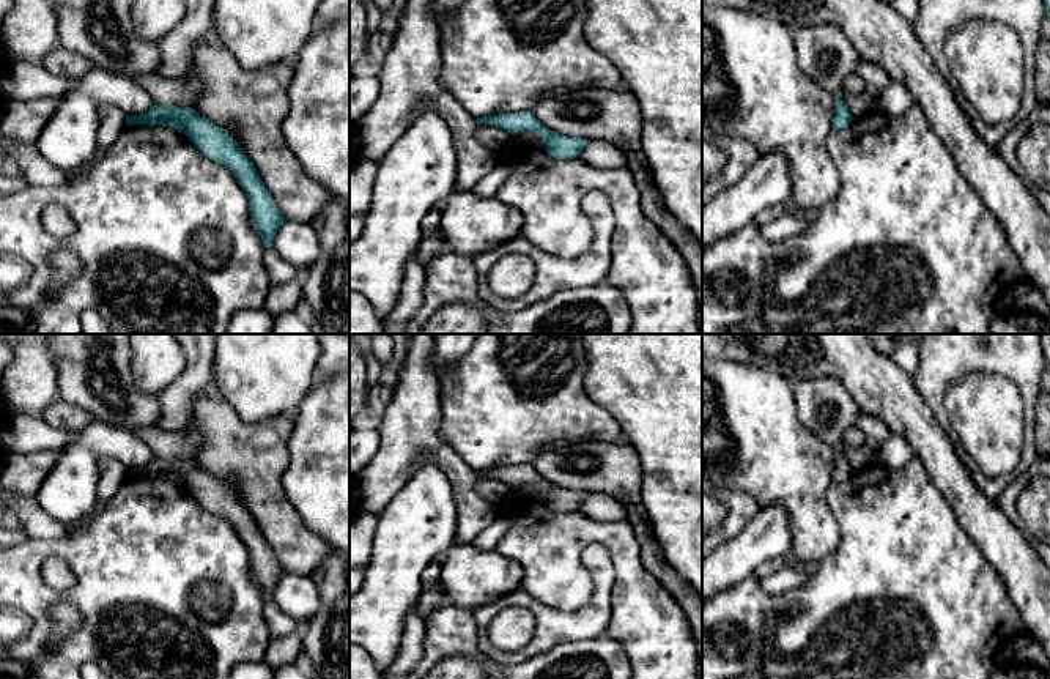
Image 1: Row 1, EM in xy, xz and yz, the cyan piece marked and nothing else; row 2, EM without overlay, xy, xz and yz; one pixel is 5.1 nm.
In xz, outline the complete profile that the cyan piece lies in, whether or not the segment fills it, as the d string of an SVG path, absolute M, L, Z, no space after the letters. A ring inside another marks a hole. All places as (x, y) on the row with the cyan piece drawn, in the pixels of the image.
M521 110L515 113L497 113L494 117L477 118L477 124L485 123L497 126L512 135L523 131L534 131L546 140L546 153L556 159L573 159L578 158L586 139L576 139L554 132L542 124L532 110Z

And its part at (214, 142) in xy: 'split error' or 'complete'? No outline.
complete

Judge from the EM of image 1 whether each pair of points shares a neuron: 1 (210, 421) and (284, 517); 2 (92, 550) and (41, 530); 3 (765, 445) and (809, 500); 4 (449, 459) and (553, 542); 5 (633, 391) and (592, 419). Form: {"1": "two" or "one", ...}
{"1": "one", "2": "two", "3": "one", "4": "two", "5": "two"}

